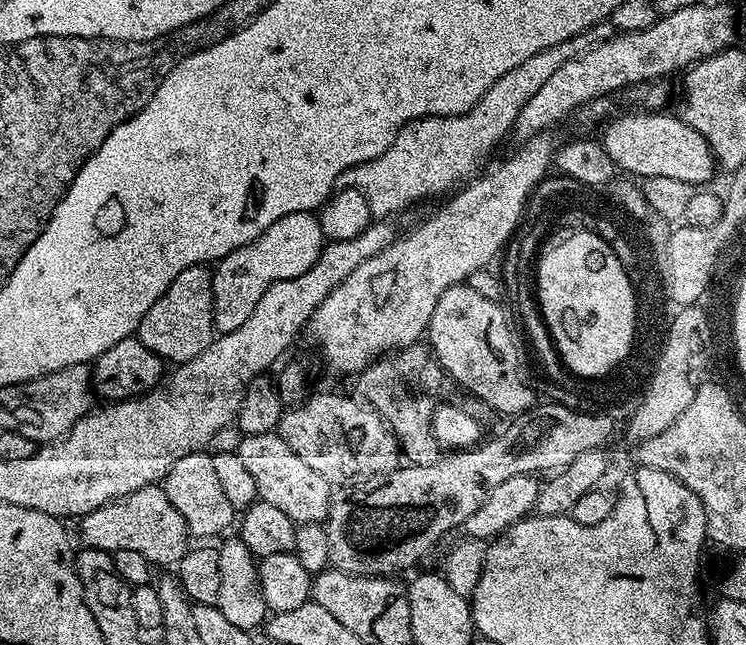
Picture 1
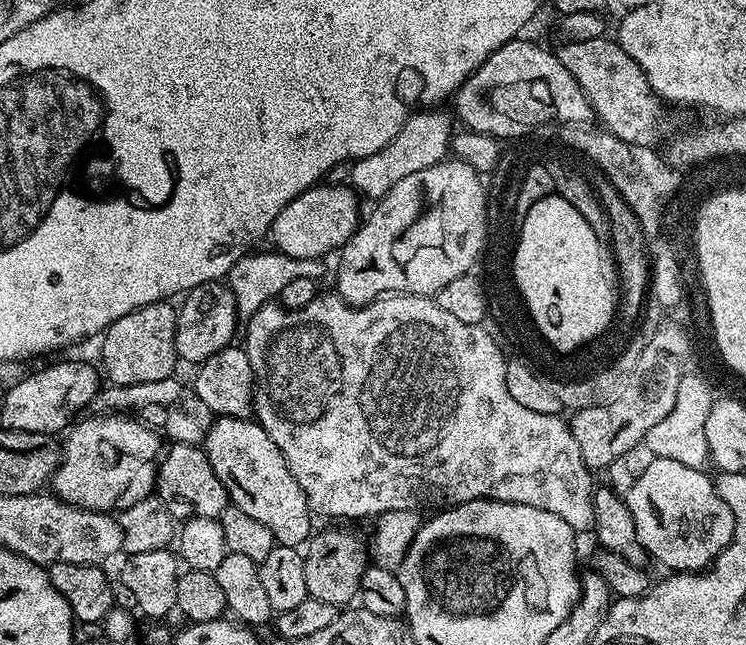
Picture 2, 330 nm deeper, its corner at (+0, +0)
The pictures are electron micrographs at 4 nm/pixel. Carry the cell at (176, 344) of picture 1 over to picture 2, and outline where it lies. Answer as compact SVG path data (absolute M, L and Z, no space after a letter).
M171 303L147 304L114 322L102 333L100 360L102 372L113 385L158 382L175 373L178 357L176 354L176 314Z

